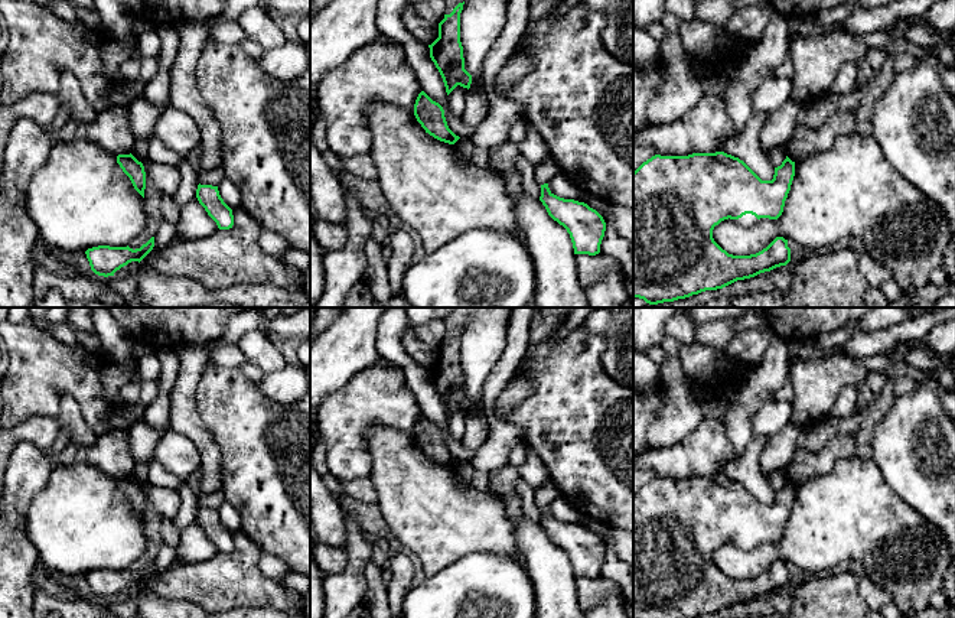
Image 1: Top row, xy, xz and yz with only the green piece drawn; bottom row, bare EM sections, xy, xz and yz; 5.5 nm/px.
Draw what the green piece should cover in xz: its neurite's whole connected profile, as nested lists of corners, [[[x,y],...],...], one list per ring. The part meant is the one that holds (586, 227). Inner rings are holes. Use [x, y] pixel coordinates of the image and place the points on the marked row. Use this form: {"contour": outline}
{"contour": [[[548,183],[541,185],[540,201],[548,215],[570,234],[574,254],[596,256],[600,253],[606,222],[596,209],[584,202],[554,195]]]}

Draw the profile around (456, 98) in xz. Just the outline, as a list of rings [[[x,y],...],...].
[[[457,85],[449,95],[447,95],[447,108],[460,118],[465,111],[465,98],[467,94],[467,88]]]

